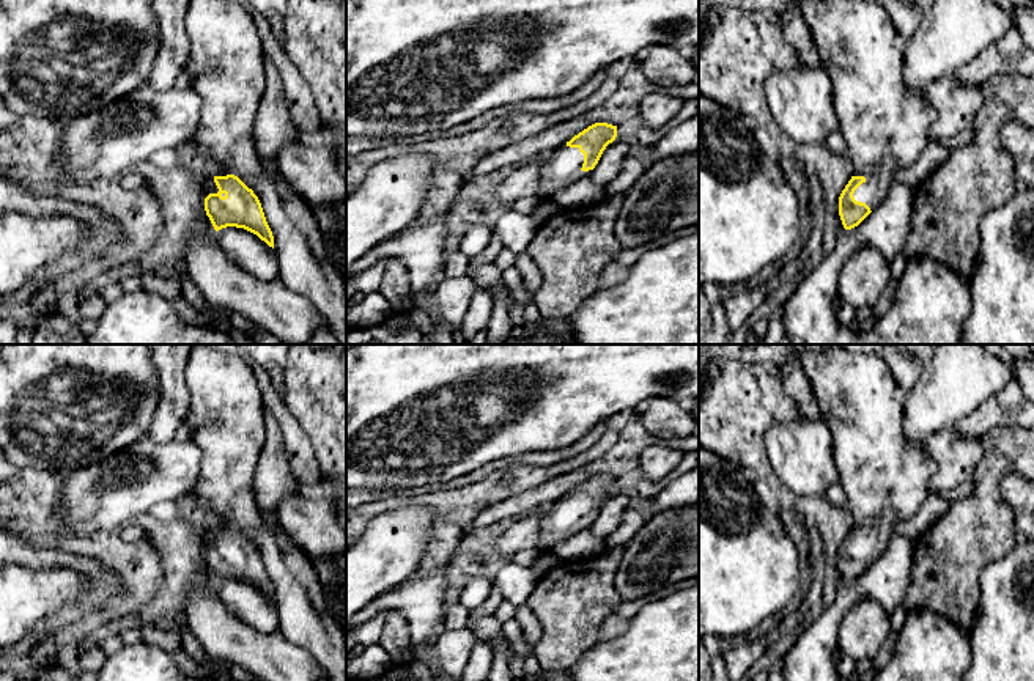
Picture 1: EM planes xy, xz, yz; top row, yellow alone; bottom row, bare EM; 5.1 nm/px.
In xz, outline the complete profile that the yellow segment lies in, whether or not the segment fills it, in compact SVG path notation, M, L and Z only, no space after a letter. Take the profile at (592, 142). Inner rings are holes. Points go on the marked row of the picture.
M595 123L548 154L535 198L545 203L560 189L589 176L615 137L617 126Z

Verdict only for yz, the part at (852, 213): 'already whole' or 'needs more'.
needs more

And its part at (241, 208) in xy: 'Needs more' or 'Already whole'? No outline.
Needs more

